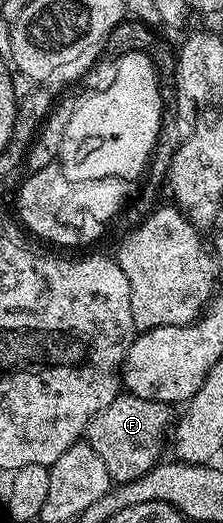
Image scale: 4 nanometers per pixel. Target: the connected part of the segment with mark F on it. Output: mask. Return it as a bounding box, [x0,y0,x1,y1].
[84,392,175,483]

